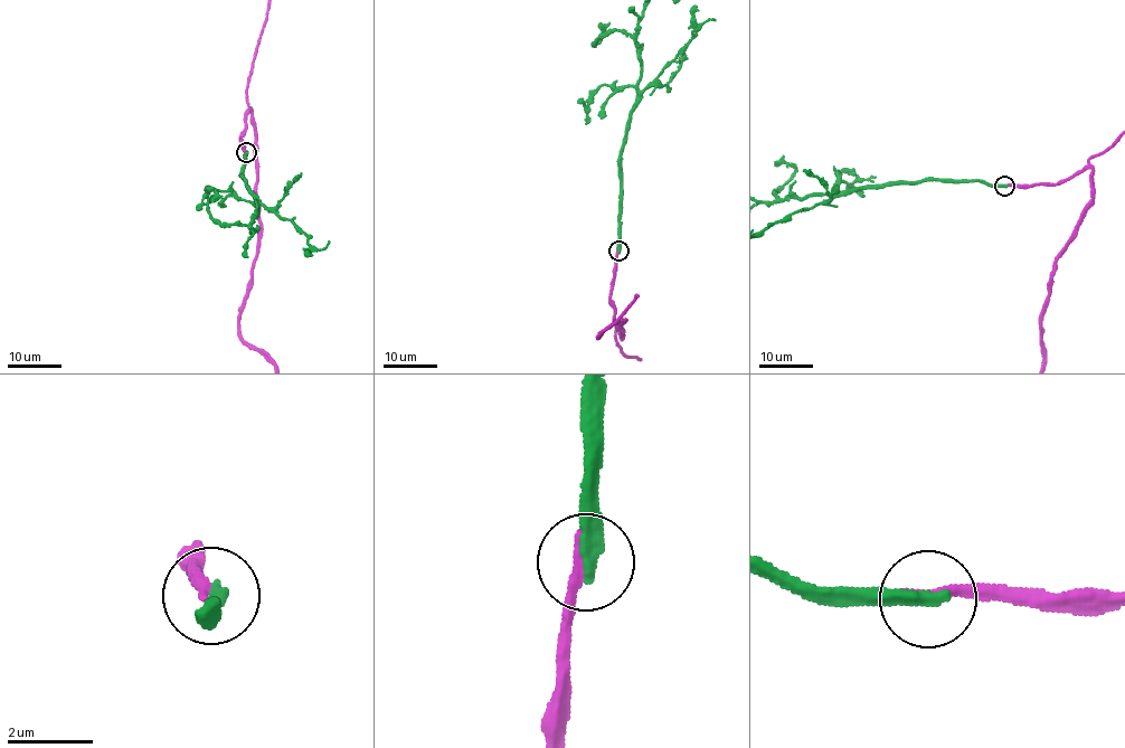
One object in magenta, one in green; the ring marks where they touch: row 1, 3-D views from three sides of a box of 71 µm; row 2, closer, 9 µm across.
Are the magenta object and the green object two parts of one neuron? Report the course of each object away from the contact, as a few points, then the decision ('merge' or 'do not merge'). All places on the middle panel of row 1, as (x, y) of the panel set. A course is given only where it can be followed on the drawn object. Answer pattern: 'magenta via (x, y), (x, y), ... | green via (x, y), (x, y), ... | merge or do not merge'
green via (618, 251), (623, 139), (641, 69), (635, 41), (637, 20), (646, 3) | do not merge

